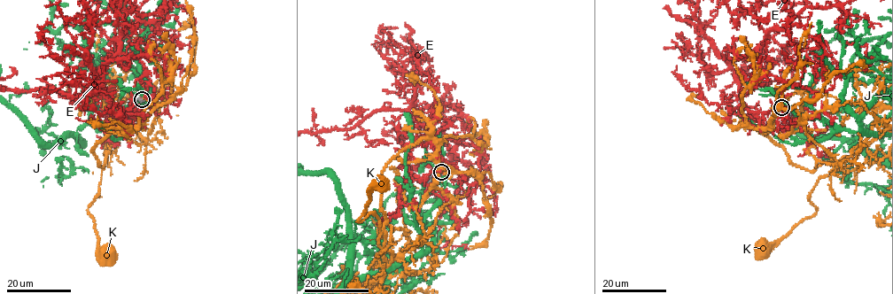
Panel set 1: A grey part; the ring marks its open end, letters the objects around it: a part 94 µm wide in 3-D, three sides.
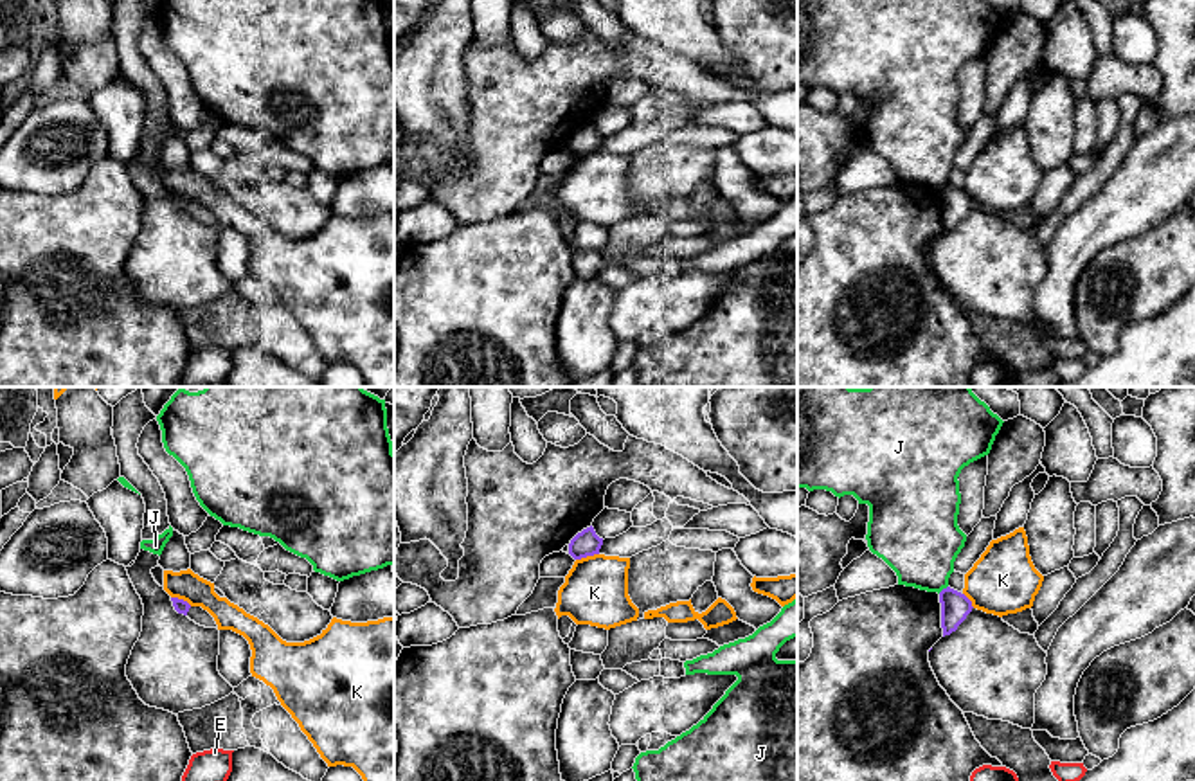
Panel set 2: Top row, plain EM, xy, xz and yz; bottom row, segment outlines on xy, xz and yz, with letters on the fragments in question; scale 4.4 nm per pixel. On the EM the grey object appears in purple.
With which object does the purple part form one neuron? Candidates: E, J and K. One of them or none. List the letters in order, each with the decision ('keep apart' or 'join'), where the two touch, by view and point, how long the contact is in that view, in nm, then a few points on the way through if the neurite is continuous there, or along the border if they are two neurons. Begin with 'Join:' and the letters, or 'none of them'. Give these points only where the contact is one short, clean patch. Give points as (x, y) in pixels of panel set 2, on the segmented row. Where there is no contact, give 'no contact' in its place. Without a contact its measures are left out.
Join: none of them
E: keep apart; no contact
J: keep apart; meets purple in yz at (943, 589); contact 60 nm long; border along yz (947, 585), (938, 592)
K: keep apart; meets purple in xz at (587, 555); contact 110 nm long; border along xz (598, 553), (576, 560)

